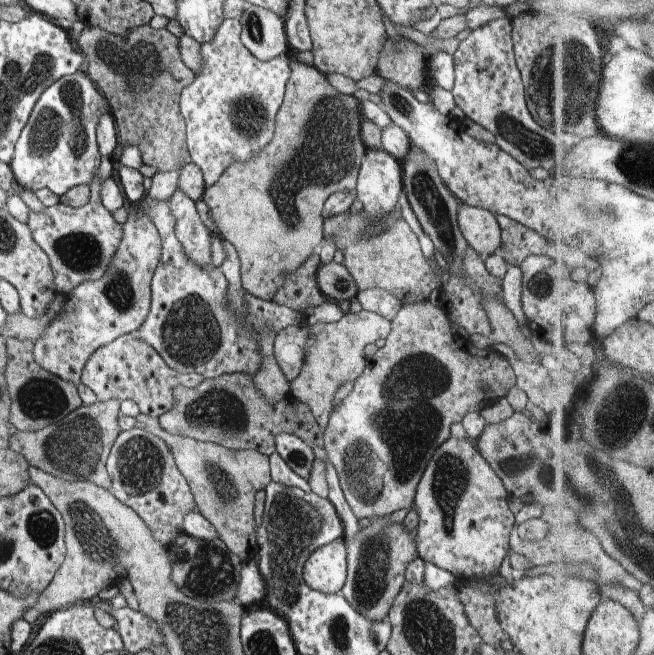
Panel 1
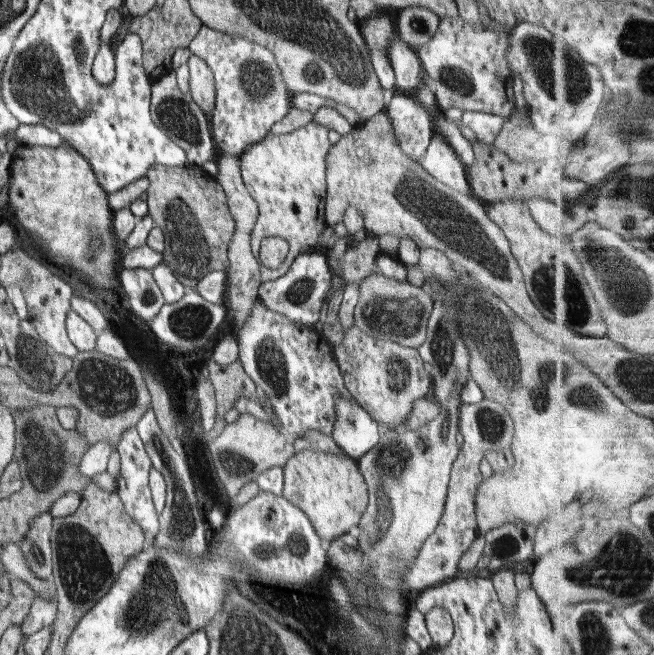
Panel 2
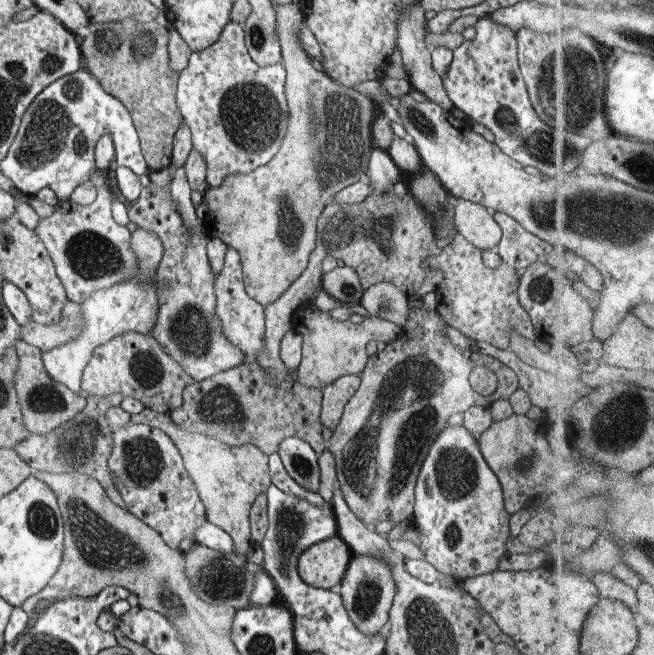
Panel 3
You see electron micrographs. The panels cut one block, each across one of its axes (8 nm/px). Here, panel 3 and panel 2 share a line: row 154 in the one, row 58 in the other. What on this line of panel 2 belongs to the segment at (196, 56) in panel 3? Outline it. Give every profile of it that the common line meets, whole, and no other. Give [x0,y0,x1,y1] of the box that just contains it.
[188,25,291,156]

